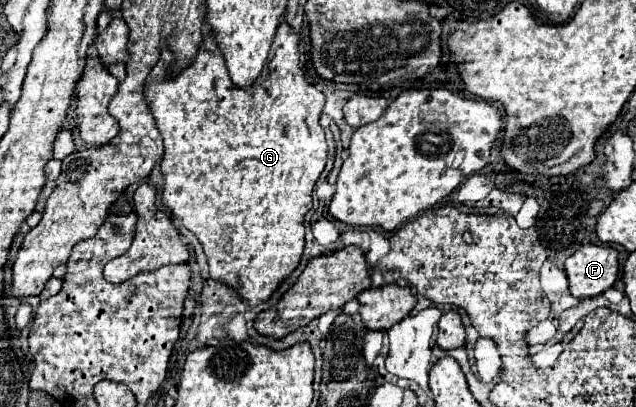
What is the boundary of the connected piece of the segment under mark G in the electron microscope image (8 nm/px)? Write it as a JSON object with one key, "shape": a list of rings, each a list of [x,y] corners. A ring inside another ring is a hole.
{"shape":[[[281,20],[275,32],[269,62],[266,62],[251,92],[229,82],[225,58],[213,32],[203,36],[197,52],[197,64],[189,64],[175,74],[171,68],[173,62],[175,54],[163,38],[159,62],[147,76],[143,90],[165,144],[161,160],[161,174],[165,180],[161,200],[203,244],[211,278],[227,282],[243,300],[255,306],[271,296],[279,282],[295,270],[303,254],[303,216],[311,210],[313,186],[327,164],[327,142],[319,124],[325,96],[305,80],[299,34],[285,20]]]}

